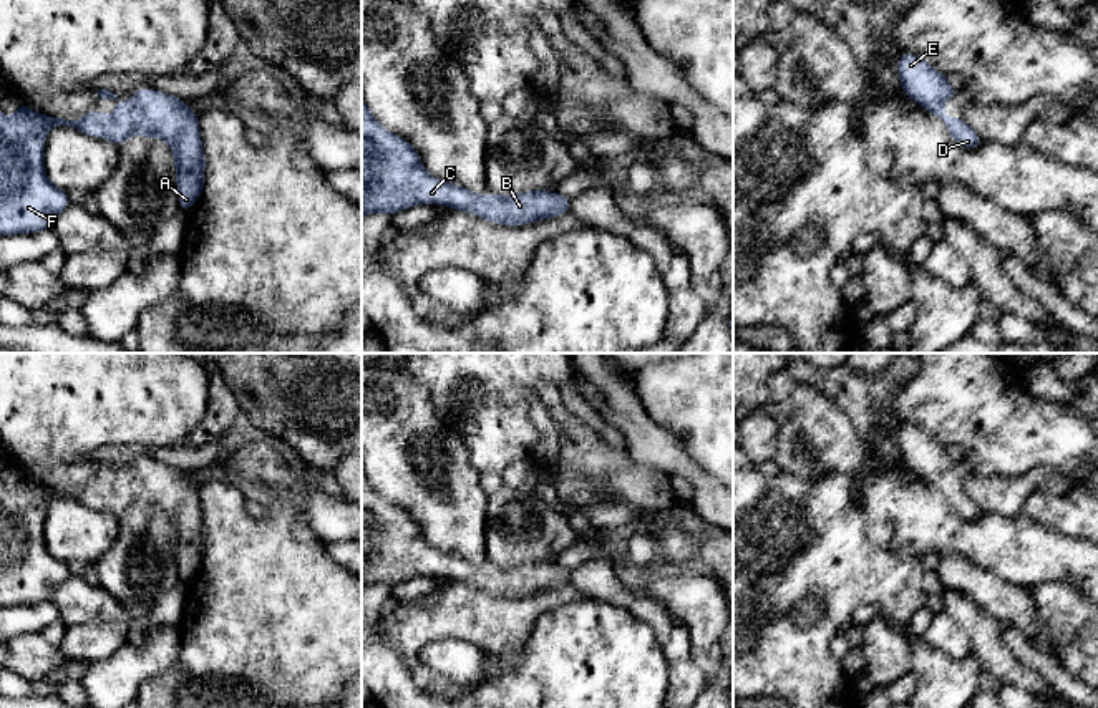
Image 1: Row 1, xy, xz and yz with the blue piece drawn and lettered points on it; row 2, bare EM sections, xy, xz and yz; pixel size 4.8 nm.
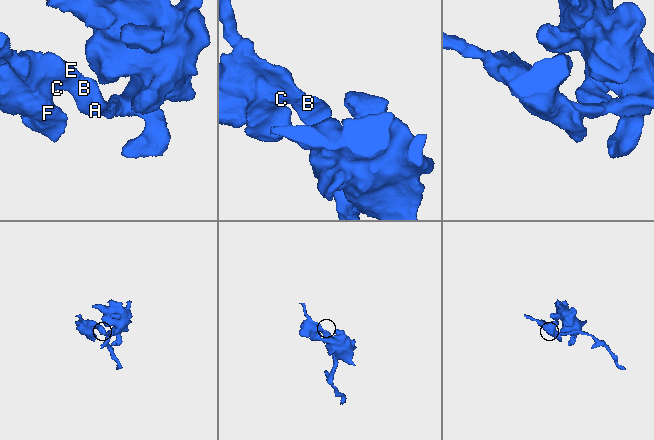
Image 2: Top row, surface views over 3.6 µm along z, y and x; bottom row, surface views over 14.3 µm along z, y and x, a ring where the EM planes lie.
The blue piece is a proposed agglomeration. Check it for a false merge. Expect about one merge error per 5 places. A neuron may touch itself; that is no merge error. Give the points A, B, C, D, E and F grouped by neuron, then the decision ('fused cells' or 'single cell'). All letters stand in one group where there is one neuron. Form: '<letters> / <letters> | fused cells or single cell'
A B C D E F | single cell

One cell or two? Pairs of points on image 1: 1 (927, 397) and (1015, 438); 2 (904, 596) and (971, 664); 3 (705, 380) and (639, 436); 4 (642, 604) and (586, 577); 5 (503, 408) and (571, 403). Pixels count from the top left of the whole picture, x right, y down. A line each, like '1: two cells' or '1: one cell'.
1: one cell
2: two cells
3: two cells
4: one cell
5: two cells

